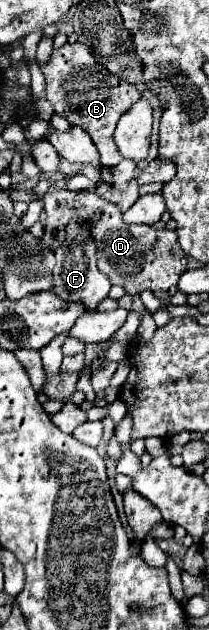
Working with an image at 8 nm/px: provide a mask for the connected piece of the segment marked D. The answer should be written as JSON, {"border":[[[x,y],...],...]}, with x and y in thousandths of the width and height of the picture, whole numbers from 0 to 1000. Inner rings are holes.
{"border":[[[230,298],[211,308],[211,333],[230,340],[230,356],[201,375],[220,394],[268,397],[306,384],[316,359],[335,349],[373,346],[373,352],[440,352],[440,378],[469,390],[469,425],[517,438],[536,451],[603,454],[632,451],[632,460],[775,460],[794,467],[833,467],[852,457],[861,438],[890,432],[890,403],[852,394],[852,375],[833,365],[756,365],[679,356],[603,356],[584,349],[584,337],[555,324],[478,314],[450,305],[335,305],[316,298]]]}

